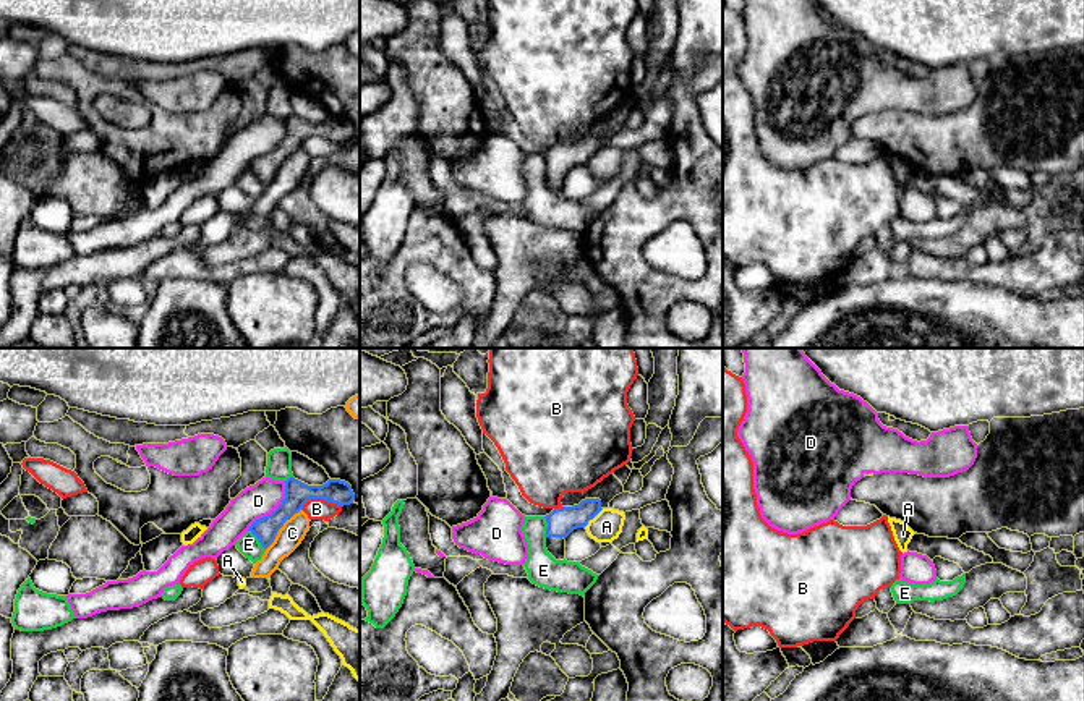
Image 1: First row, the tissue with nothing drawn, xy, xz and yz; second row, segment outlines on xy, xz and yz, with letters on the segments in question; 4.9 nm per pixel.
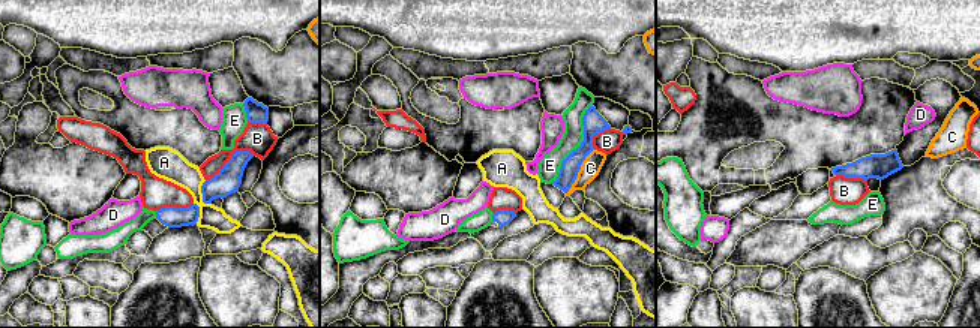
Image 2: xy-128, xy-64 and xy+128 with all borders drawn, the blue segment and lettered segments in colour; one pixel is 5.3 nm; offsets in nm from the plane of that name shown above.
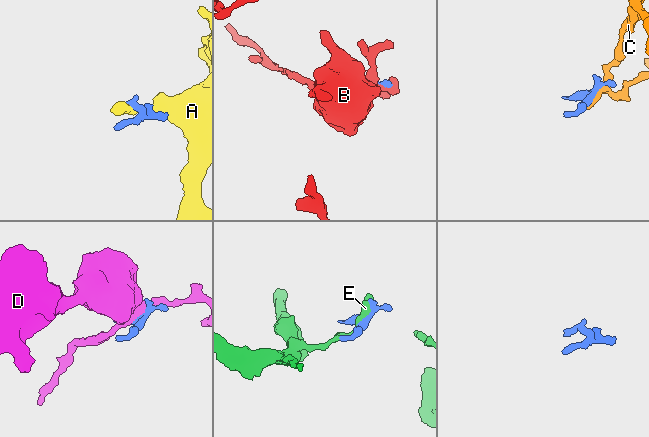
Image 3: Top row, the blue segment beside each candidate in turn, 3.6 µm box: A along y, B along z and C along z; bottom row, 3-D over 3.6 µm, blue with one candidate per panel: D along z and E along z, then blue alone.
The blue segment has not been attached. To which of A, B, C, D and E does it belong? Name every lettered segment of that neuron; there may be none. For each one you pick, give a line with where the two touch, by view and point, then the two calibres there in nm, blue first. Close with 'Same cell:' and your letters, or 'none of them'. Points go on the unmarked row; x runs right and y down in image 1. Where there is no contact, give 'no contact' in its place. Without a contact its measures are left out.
Same cell: none of them

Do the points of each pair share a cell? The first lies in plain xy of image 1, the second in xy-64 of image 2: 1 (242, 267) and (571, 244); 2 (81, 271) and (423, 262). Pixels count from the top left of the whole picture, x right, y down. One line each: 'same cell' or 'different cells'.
1: same cell
2: different cells

